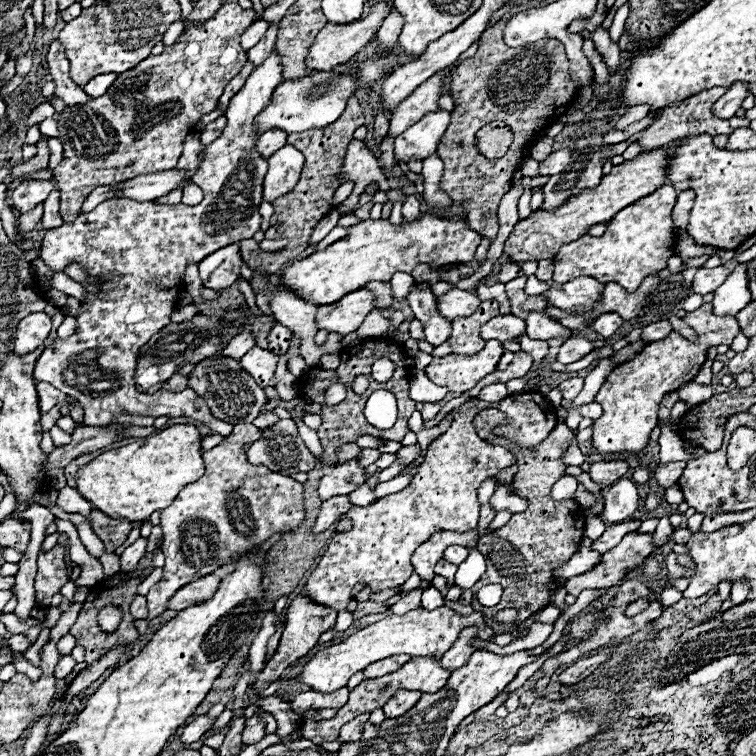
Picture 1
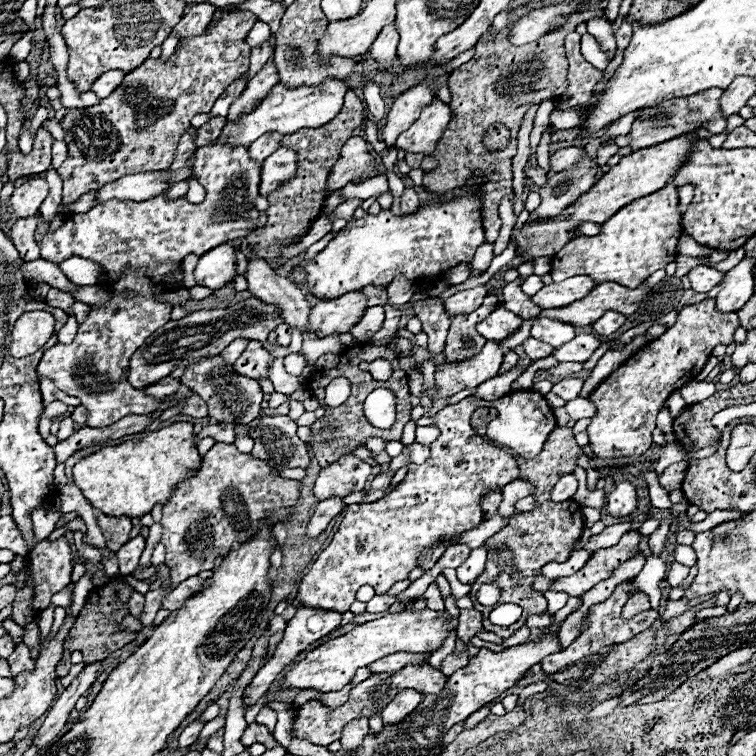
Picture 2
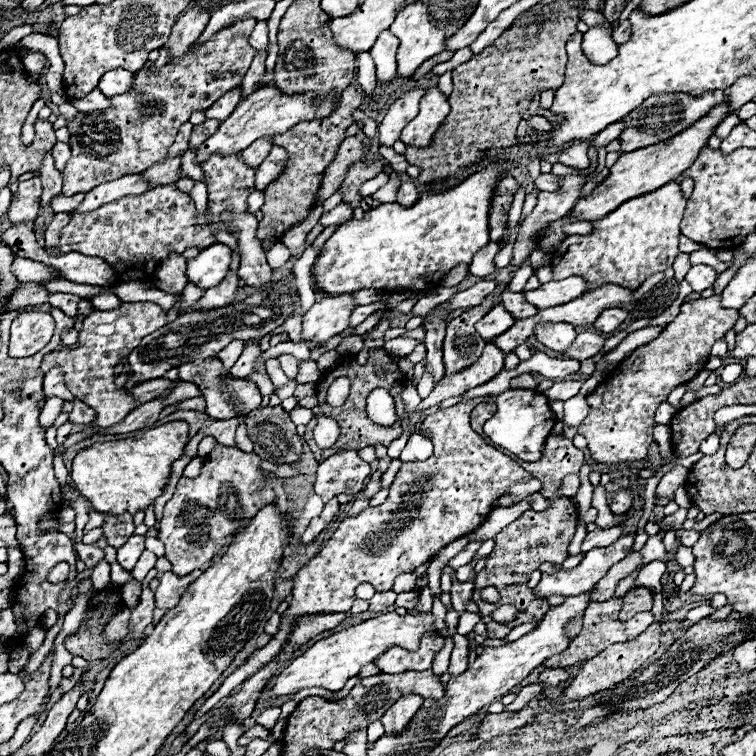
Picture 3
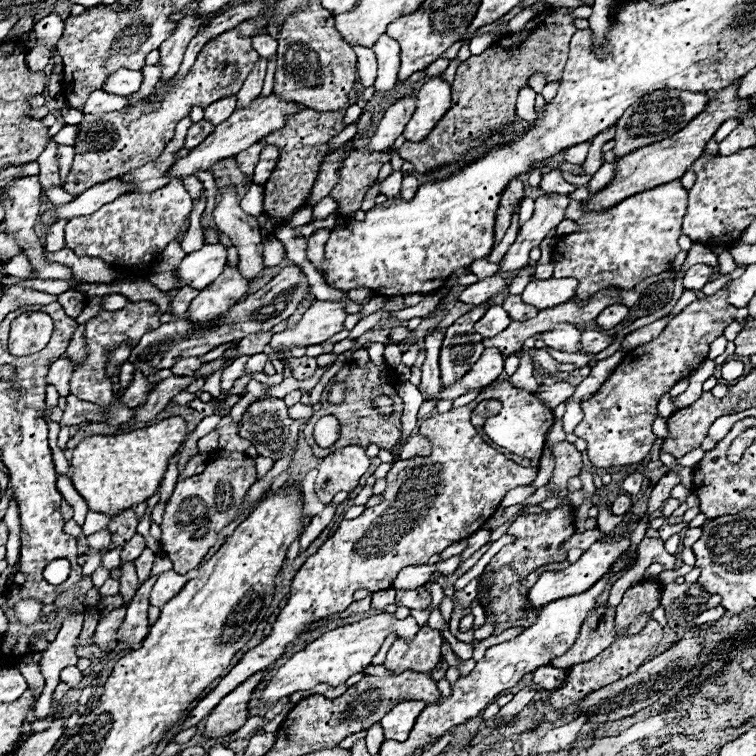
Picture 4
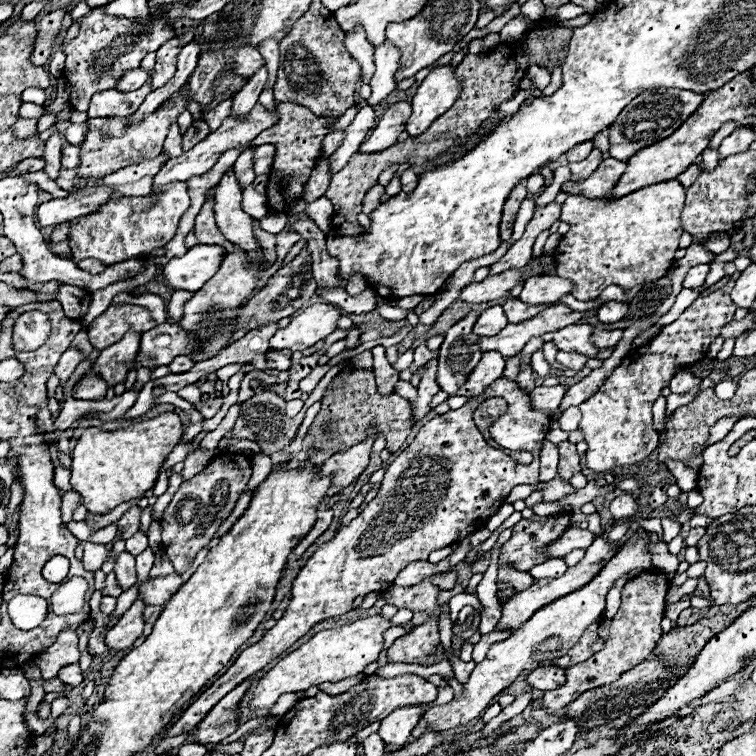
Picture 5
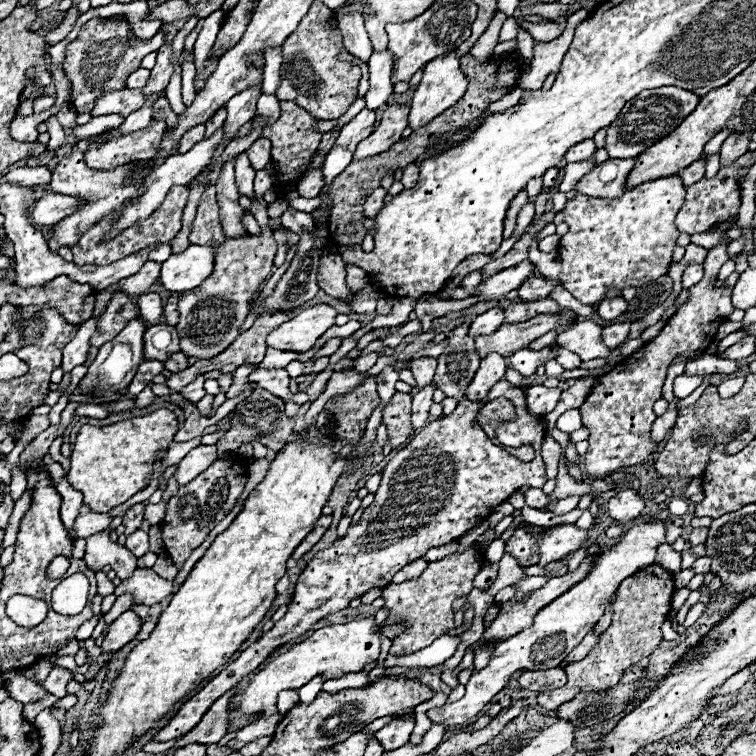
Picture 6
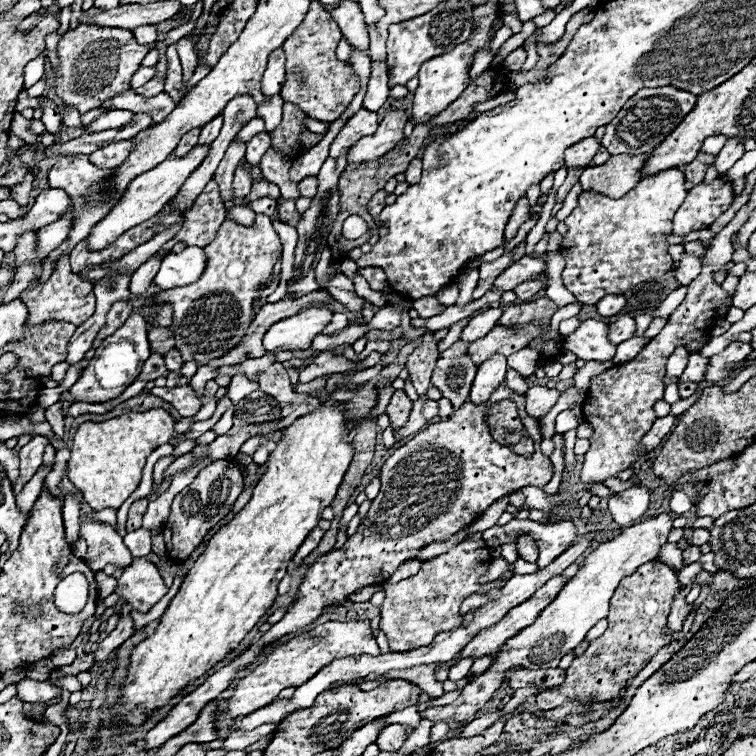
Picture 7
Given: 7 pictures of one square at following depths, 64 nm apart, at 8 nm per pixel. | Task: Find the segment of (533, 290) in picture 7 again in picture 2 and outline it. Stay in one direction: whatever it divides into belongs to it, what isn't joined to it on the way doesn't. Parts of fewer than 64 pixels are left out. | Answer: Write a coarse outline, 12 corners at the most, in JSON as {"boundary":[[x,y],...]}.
{"boundary":[[574,276],[544,286],[532,300],[564,308],[586,298],[596,282]]}

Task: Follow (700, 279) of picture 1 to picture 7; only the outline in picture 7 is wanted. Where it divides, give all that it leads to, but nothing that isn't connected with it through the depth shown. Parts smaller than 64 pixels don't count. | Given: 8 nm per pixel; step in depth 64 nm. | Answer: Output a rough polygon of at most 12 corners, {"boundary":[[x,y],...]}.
{"boundary":[[682,254],[674,278],[688,286],[702,272],[700,258]]}

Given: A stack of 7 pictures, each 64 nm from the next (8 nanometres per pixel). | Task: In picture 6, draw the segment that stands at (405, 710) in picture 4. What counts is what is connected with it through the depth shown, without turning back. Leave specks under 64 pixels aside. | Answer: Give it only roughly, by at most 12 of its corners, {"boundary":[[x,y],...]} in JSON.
{"boundary":[[394,718],[374,736],[384,750],[410,740],[414,718]]}

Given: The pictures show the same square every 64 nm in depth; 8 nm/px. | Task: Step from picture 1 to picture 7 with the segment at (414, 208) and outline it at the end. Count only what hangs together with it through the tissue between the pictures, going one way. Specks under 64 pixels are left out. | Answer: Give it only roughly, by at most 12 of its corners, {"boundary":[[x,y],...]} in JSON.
{"boundary":[[414,158],[404,174],[408,184],[416,184],[422,174],[422,160]]}

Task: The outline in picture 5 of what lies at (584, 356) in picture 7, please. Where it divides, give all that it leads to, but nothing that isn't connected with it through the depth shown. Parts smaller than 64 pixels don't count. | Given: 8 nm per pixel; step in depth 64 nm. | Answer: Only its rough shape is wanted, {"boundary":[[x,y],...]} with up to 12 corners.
{"boundary":[[570,324],[552,332],[558,350],[594,358],[590,324]]}

